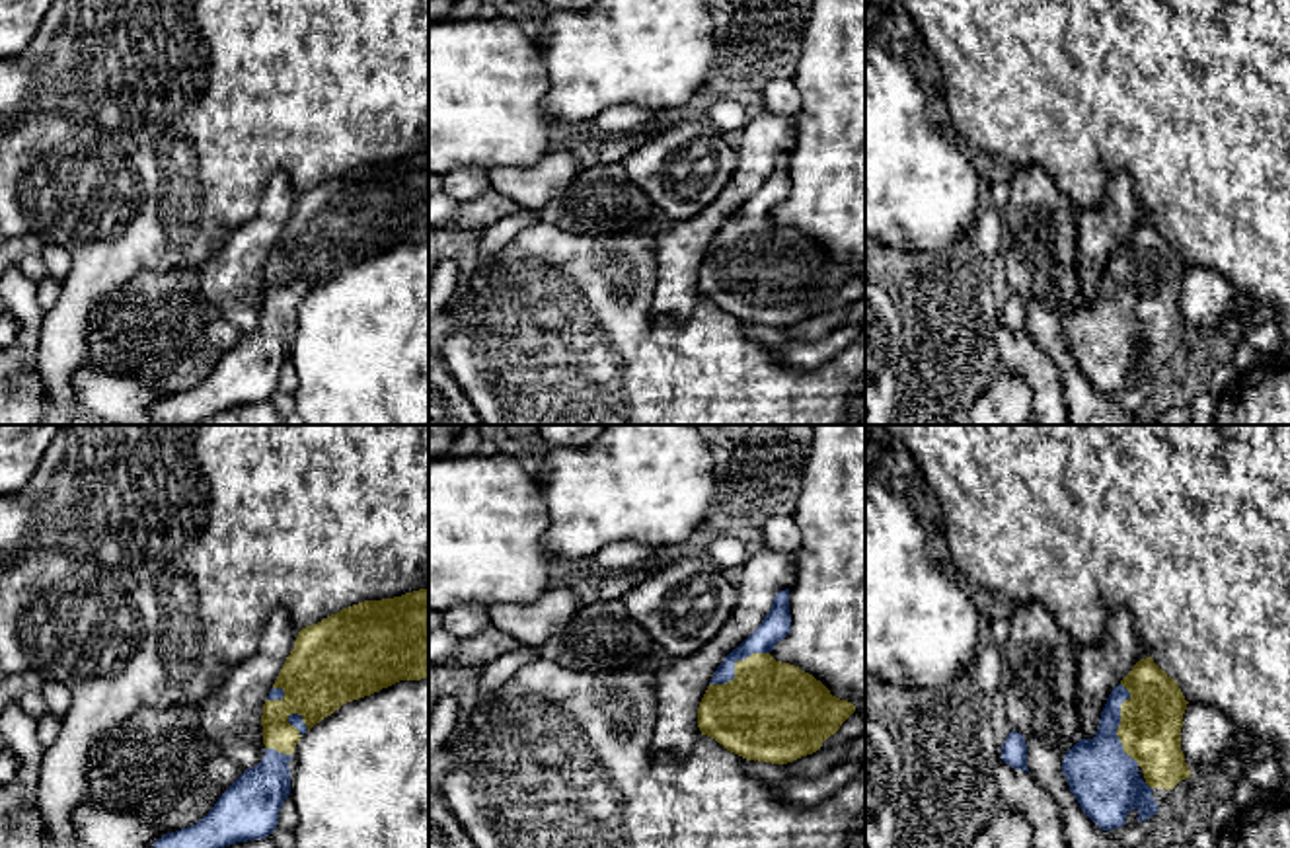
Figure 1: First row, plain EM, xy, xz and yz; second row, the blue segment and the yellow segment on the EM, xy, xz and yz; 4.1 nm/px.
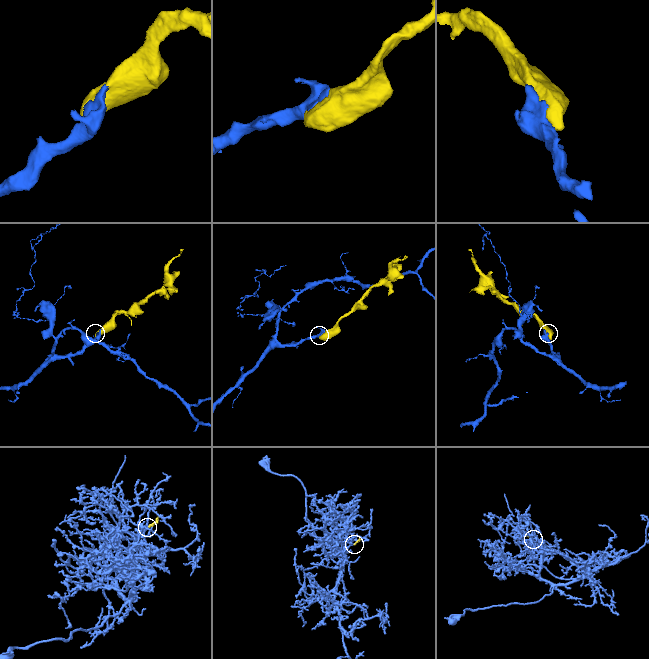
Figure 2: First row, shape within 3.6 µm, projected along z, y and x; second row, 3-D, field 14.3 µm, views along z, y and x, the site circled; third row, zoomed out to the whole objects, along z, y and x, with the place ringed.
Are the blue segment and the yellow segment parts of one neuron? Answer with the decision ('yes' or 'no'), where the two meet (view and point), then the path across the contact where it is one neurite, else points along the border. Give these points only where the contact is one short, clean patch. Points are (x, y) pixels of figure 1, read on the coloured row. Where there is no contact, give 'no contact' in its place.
yes; contact yz (1119, 724)

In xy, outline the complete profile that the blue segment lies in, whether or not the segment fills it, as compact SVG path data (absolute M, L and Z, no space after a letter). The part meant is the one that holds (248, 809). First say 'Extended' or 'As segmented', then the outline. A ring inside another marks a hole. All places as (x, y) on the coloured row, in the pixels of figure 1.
Extended. M429 589L364 600L302 628L263 704L263 760L197 825L164 834L152 848L267 838L290 795L288 760L300 737L347 702L421 678L429 678Z

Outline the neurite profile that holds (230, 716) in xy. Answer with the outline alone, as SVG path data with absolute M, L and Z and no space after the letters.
M285 608L275 610L255 653L238 663L201 704L205 731L244 770L257 766L265 756L263 704L294 649L298 632Z

